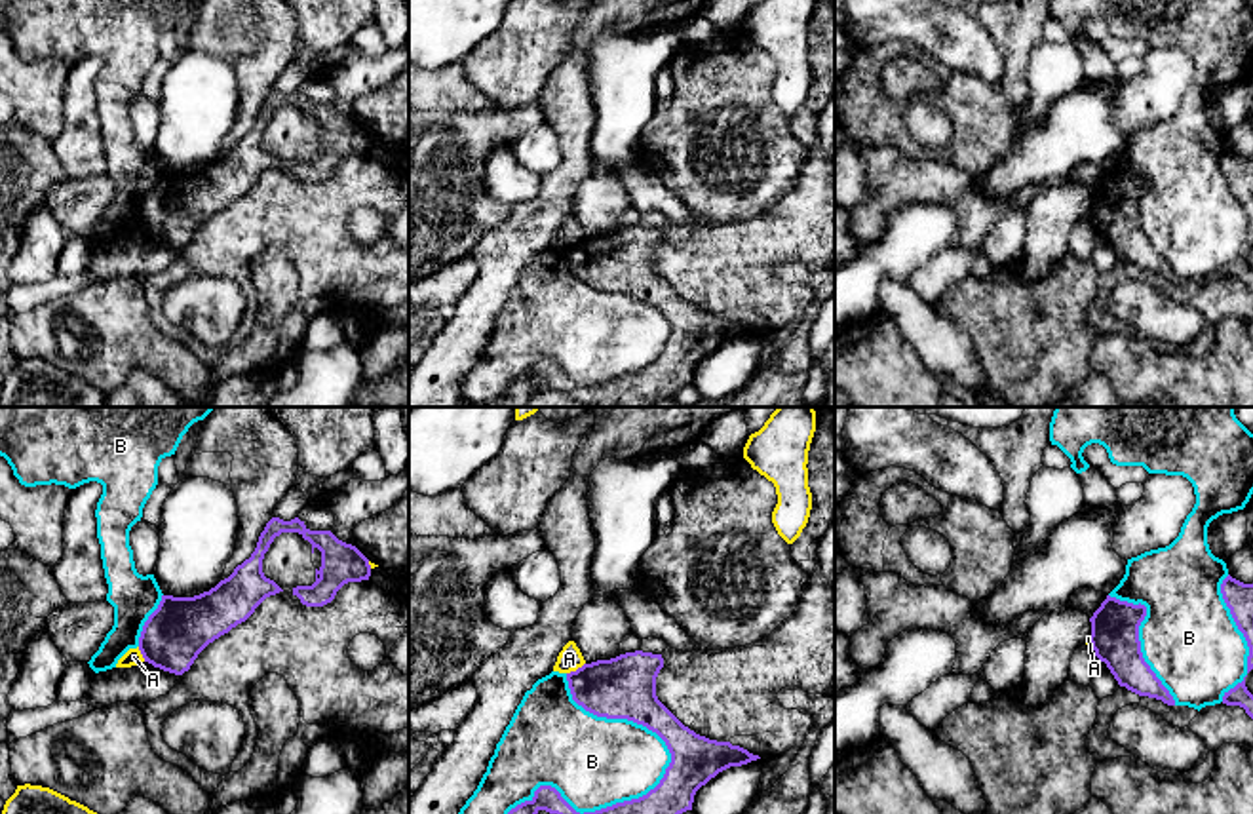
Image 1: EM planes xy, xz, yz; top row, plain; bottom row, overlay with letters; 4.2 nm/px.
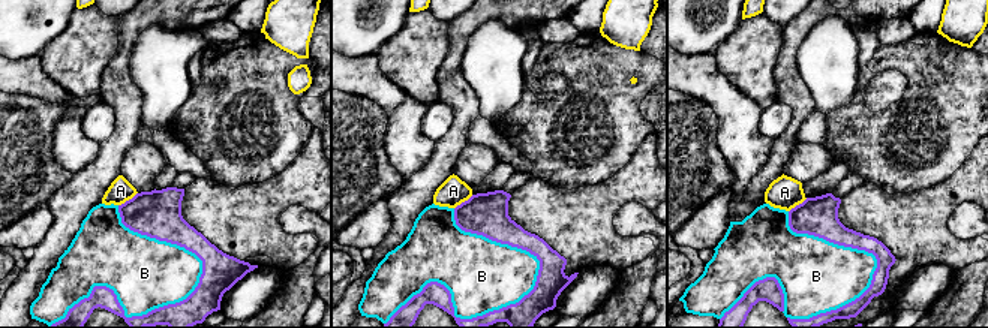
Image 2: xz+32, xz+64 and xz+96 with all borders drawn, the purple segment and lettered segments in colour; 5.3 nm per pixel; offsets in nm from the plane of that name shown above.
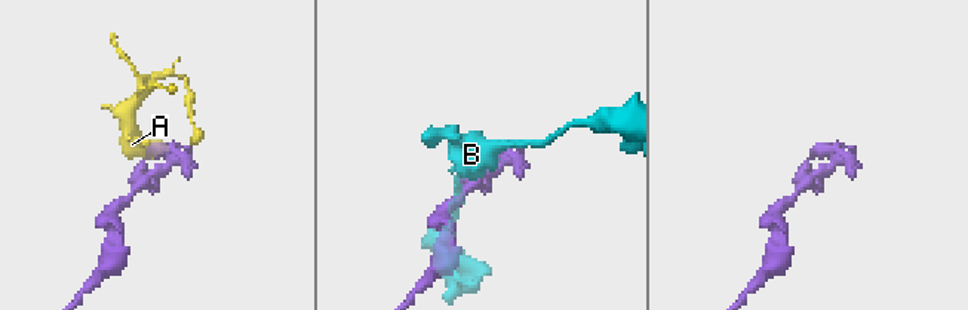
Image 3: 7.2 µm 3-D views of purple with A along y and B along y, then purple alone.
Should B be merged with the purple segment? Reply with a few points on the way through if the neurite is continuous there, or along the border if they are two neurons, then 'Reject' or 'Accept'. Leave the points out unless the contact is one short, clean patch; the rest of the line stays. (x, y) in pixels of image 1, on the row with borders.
Reject

